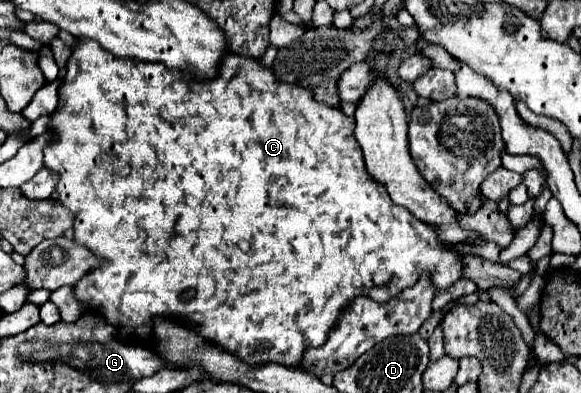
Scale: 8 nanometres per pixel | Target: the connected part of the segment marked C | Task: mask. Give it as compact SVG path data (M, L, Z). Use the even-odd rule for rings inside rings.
M78 38L72 47L72 55L68 57L66 75L58 87L58 107L50 115L48 133L50 139L44 147L44 163L58 175L56 191L60 203L76 213L74 241L86 245L96 257L104 261L98 269L92 269L76 283L74 295L82 299L90 311L102 313L108 323L120 327L120 335L124 339L146 341L152 331L152 315L162 315L166 319L180 315L182 319L194 321L198 325L196 331L202 337L218 341L222 349L240 357L244 363L278 363L284 367L302 367L300 361L304 349L324 345L328 331L354 297L368 295L374 301L386 303L406 287L412 287L422 273L430 273L438 289L450 287L460 279L460 255L444 249L444 243L436 237L432 225L418 221L408 209L394 205L386 189L366 173L360 145L354 139L354 119L346 117L336 107L328 107L312 99L312 91L304 91L304 87L276 83L272 69L264 67L260 59L228 53L224 55L224 67L220 67L220 75L216 75L212 83L192 83L188 75L168 71L168 67L162 63L116 59L116 55L100 51L98 42ZM284 197L296 197L296 205L284 207ZM190 289L194 289L194 297L190 301L182 299L182 293Z

